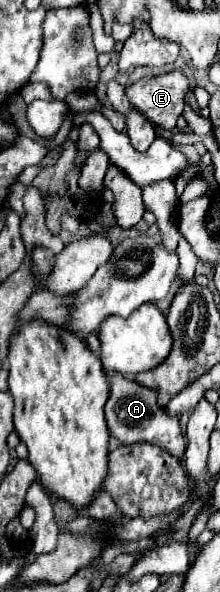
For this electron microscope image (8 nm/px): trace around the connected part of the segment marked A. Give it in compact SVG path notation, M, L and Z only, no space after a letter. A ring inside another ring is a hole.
M121 374L113 376L111 382L111 396L105 404L105 416L109 422L109 430L115 438L121 440L121 444L129 446L135 442L151 442L163 450L169 450L175 456L185 454L185 438L181 434L177 416L169 416L163 408L157 406L157 394L155 390L147 390L141 384L137 384L131 378L125 378Z

